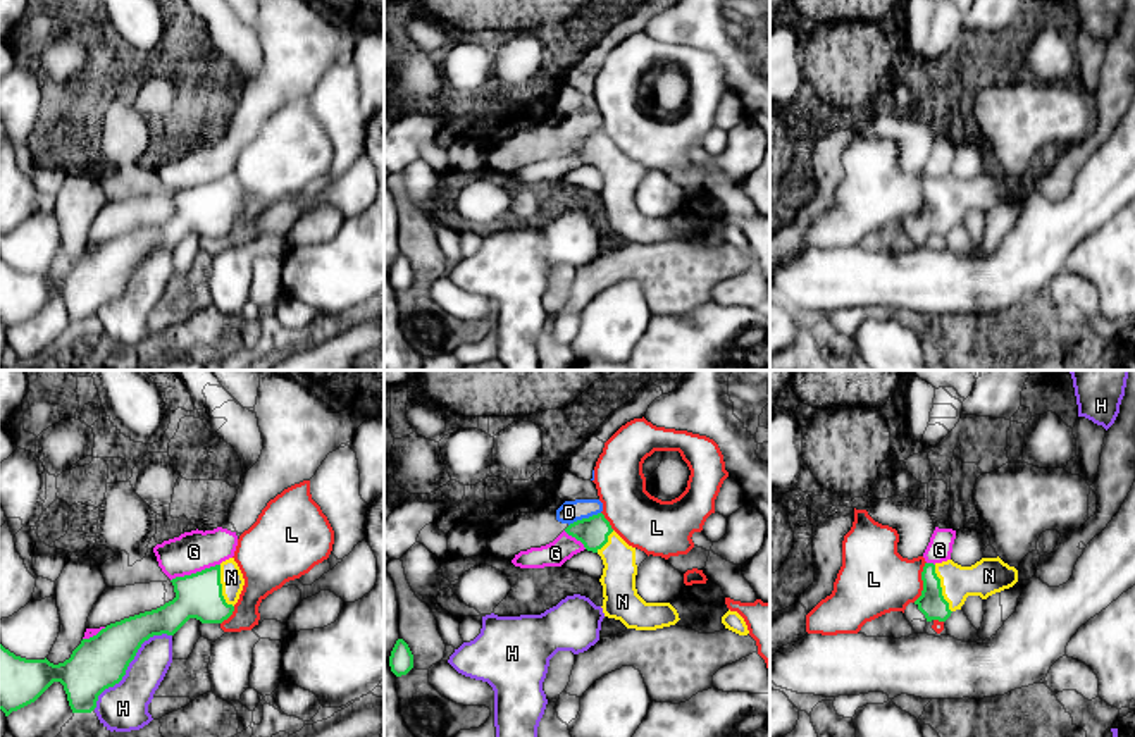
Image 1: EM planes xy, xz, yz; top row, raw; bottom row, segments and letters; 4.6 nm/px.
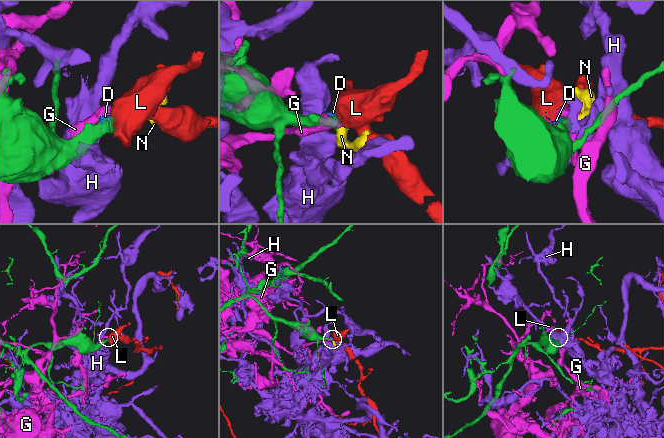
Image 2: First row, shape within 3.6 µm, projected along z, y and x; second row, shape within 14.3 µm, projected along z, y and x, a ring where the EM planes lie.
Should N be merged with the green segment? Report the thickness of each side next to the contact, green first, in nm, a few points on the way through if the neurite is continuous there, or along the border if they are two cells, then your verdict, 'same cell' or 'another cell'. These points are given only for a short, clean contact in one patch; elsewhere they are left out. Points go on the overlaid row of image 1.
120/170 nm | across yz (930, 603), (941, 589), (989, 575) | same cell

